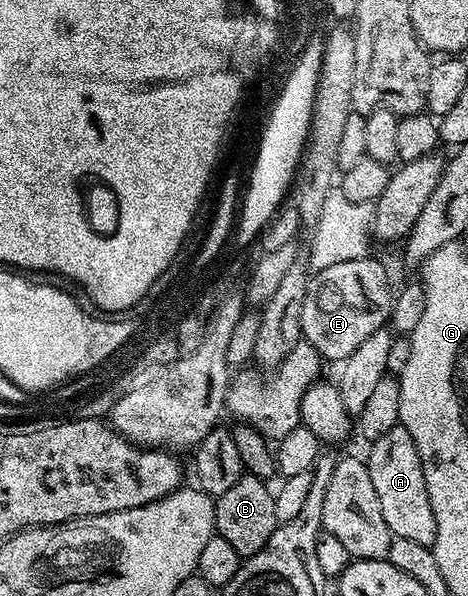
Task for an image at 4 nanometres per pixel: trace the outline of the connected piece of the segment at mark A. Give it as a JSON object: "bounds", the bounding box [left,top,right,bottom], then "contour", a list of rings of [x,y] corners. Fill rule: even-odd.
{"bounds":[367,427,435,548],"contour":[[[403,427],[392,428],[383,438],[368,445],[367,463],[375,494],[383,510],[383,519],[393,537],[419,542],[419,546],[432,548],[435,542],[435,510],[431,510],[431,494],[427,494],[427,478],[423,478],[423,462],[419,450],[415,450],[415,438]]]}

